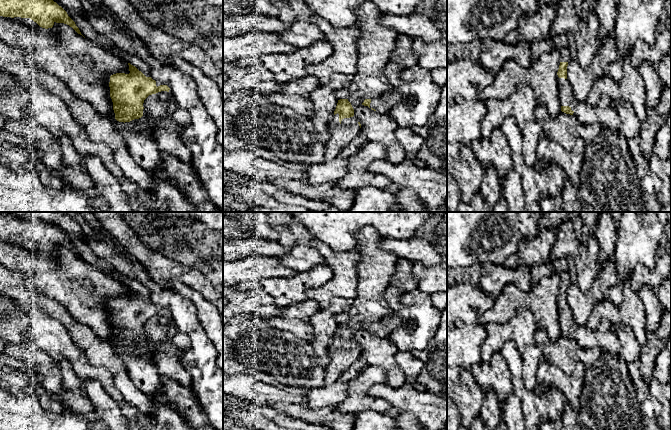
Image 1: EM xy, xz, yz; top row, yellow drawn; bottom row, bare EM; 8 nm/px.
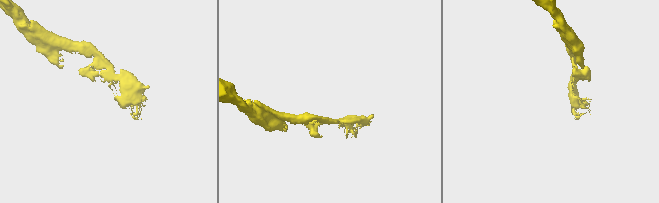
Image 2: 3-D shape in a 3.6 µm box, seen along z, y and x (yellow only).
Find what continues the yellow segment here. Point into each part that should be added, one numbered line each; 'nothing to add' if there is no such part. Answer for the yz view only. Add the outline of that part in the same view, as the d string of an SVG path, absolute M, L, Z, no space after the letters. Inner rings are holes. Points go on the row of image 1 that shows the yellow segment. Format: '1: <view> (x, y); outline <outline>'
1: yz (603, 113); outline M558 77L559 100L561 106L569 106L575 116L583 124L598 123L611 133L620 129L620 118L617 109L613 108L610 99L601 95L596 106L589 106L586 102L578 101L573 94L567 79Z

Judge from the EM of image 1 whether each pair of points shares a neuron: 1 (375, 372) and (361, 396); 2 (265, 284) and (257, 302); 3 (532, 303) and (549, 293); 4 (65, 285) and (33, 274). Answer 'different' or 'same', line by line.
1: same
2: different
3: same
4: same

